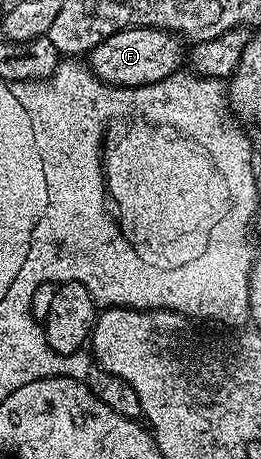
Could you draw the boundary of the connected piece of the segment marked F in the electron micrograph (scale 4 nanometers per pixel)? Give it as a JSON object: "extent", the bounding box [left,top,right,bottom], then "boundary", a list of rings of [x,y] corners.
{"extent":[88,28,184,88],"boundary":[[[122,28],[106,36],[104,42],[97,44],[88,54],[88,67],[105,84],[115,84],[118,88],[135,88],[141,84],[155,84],[164,78],[175,75],[184,64],[183,41],[175,33],[165,32],[162,28]]]}

